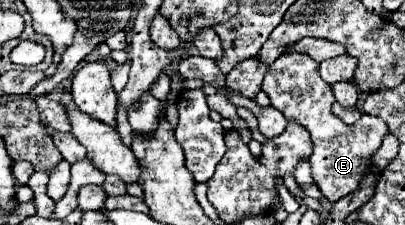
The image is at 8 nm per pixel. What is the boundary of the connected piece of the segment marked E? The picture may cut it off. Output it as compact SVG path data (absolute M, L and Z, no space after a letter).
M285 52L271 64L262 83L262 90L269 96L271 106L283 112L289 122L297 122L311 134L313 152L309 156L311 176L317 188L329 202L339 200L359 188L361 178L371 170L371 156L379 150L383 138L389 134L387 124L379 116L363 114L355 124L345 124L333 112L333 92L319 76L319 64L307 54Z

